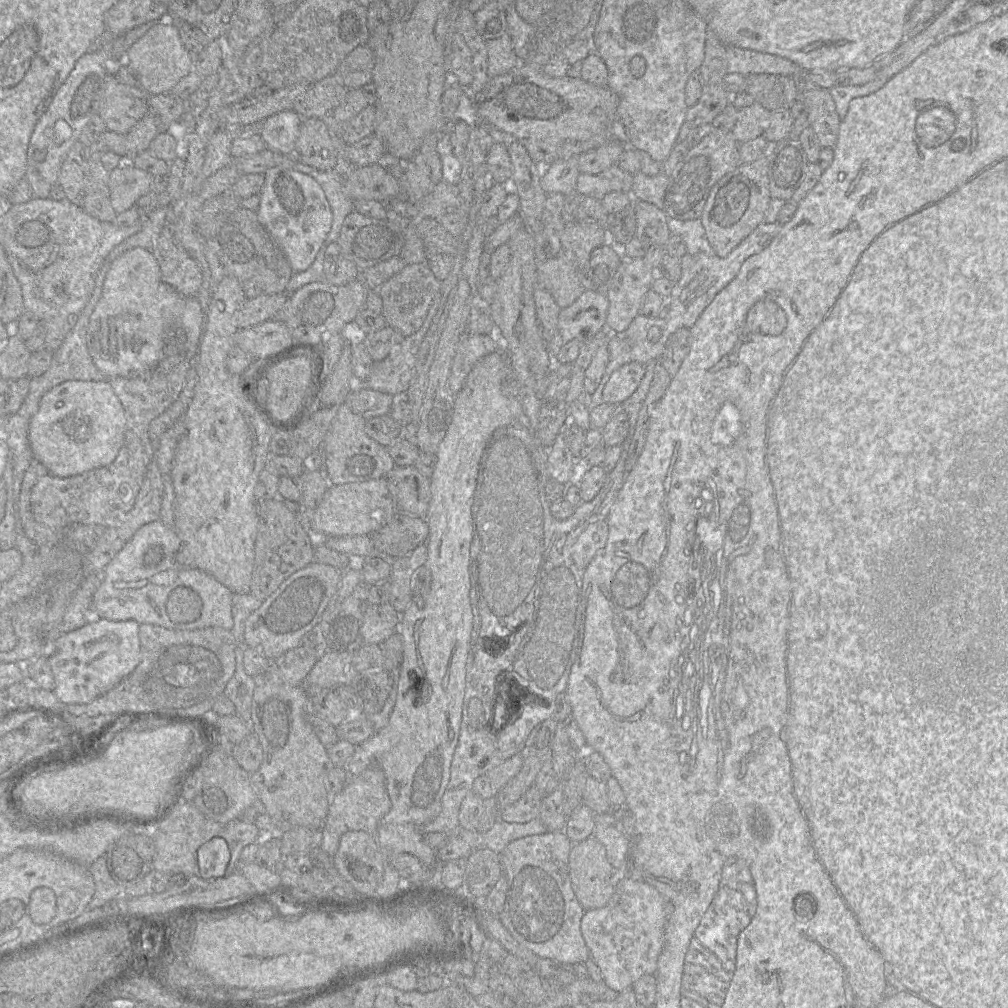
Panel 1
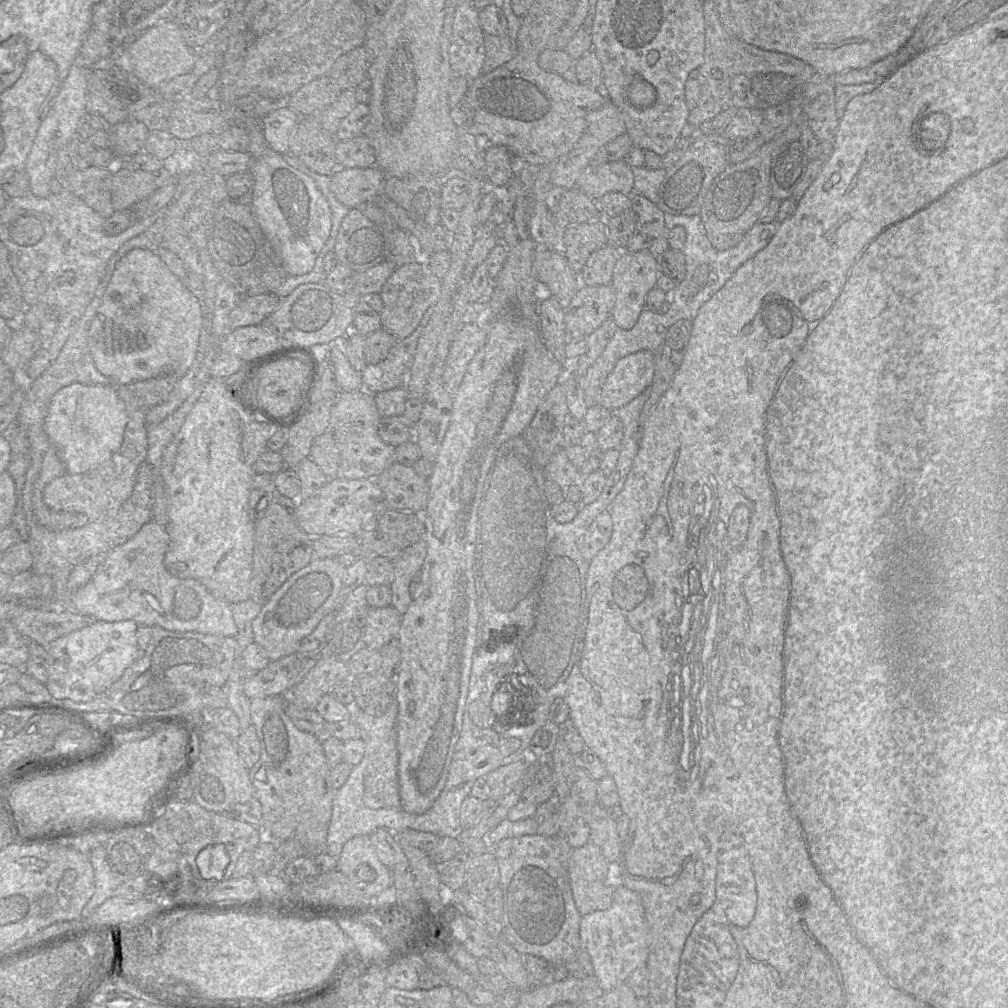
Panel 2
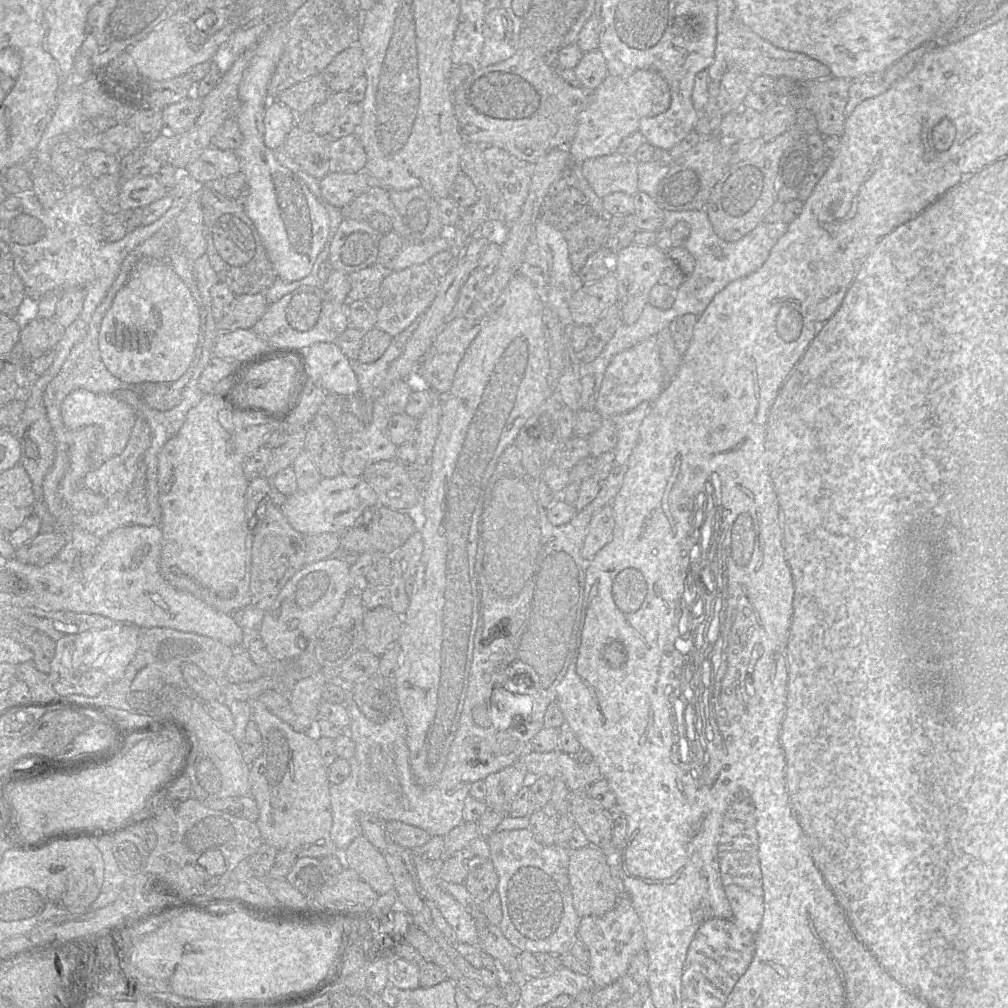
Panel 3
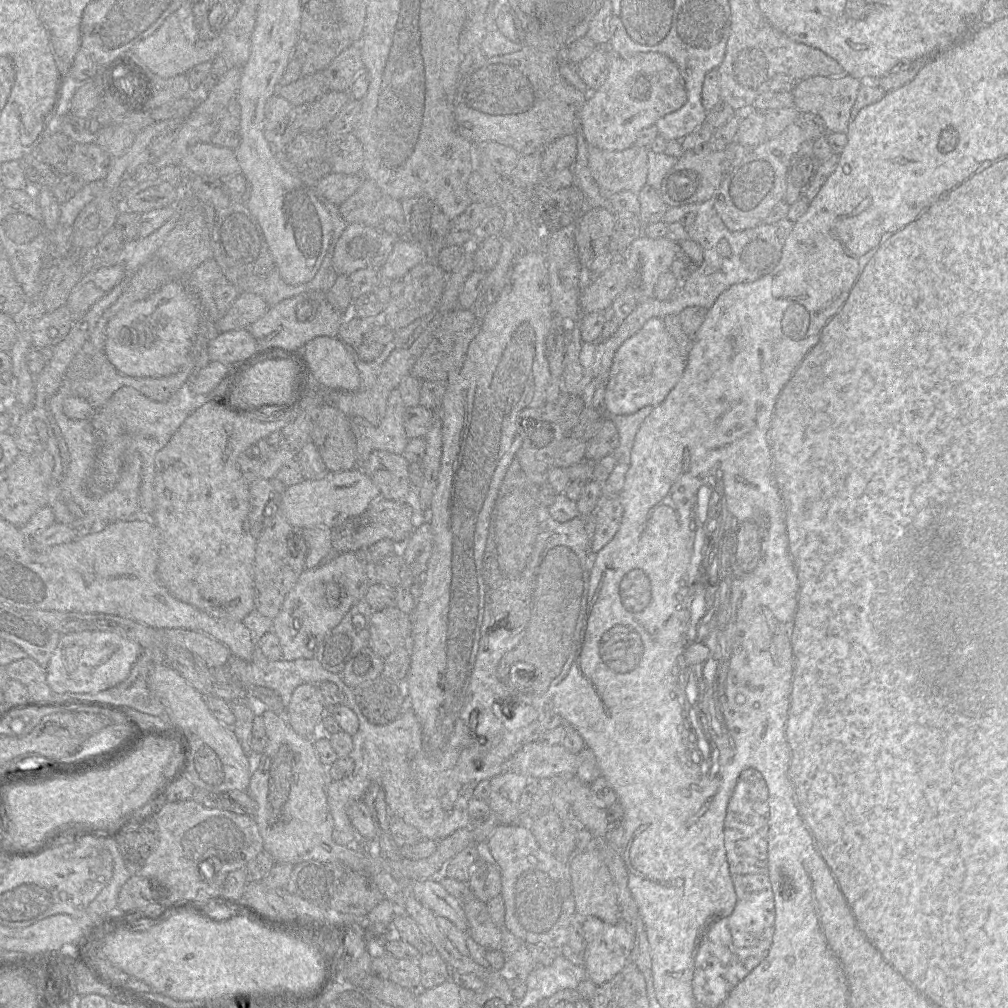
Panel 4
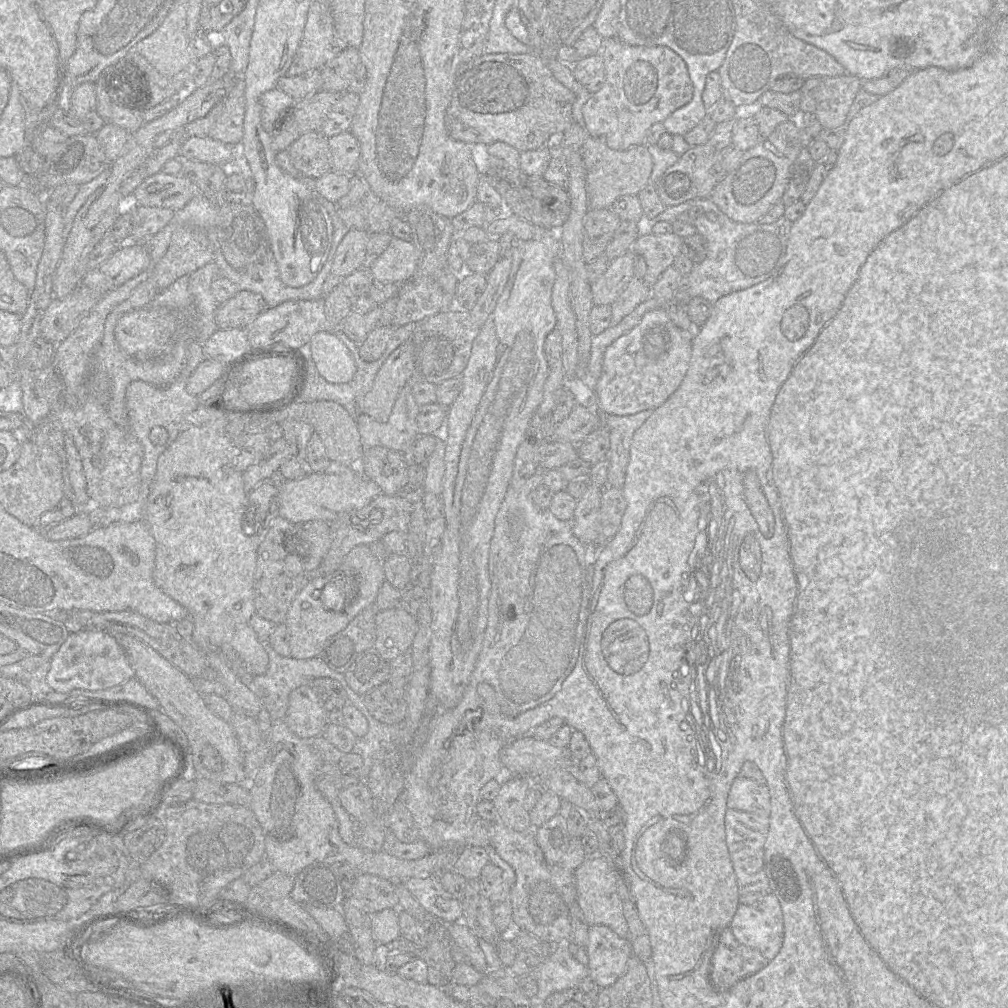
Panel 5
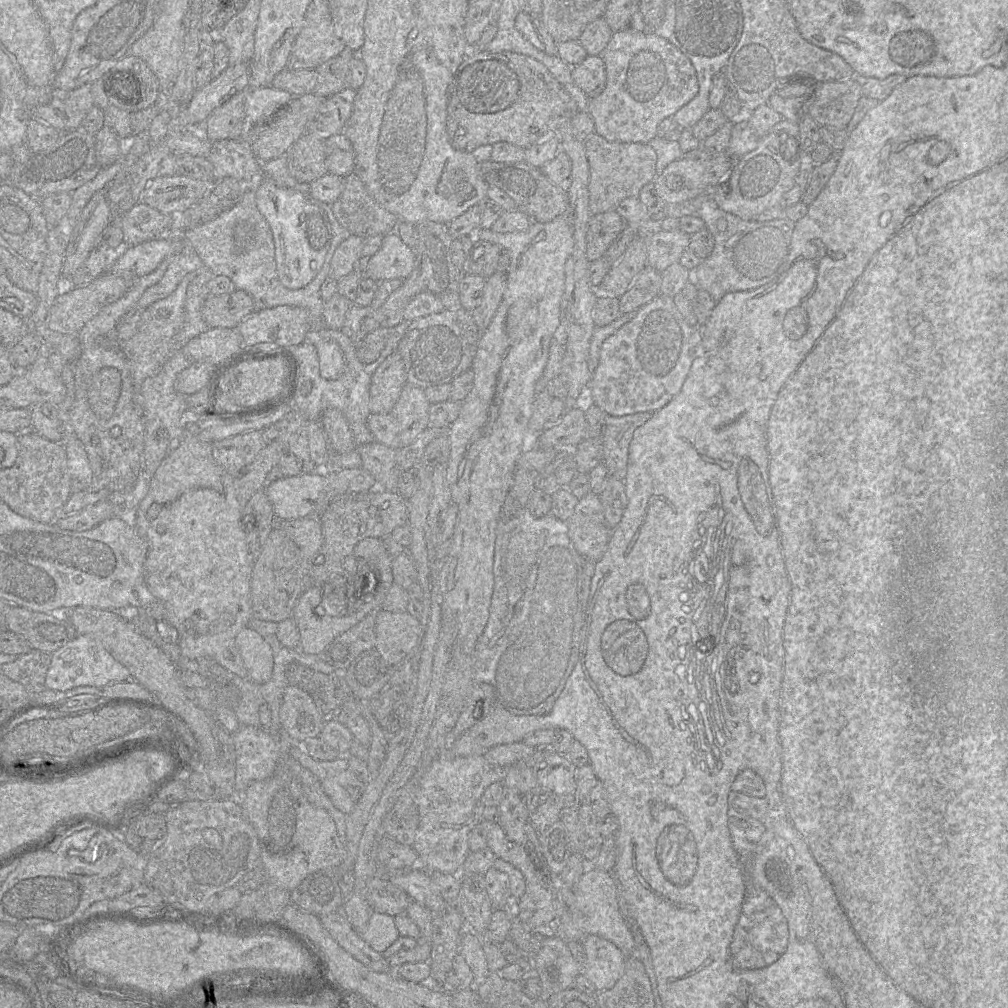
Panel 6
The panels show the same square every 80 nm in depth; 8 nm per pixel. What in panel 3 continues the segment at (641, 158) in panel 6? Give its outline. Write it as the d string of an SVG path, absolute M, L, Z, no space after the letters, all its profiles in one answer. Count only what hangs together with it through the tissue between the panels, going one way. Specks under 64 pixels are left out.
M614 152L588 159L580 166L583 176L601 199L615 192L632 196L639 191L639 162L635 155Z

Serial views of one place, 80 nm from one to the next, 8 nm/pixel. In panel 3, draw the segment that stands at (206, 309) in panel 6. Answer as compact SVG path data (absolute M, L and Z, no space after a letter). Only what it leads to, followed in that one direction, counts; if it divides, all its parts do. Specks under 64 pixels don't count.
M263 293L236 296L226 314L217 322L219 334L237 329L252 329L268 307L269 303Z

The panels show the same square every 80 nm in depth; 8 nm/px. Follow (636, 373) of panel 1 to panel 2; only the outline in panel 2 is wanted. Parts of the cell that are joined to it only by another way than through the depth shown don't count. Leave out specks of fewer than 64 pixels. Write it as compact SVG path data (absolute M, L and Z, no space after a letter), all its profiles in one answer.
M649 350L619 359L603 385L599 405L613 411L632 401L652 384L654 367Z

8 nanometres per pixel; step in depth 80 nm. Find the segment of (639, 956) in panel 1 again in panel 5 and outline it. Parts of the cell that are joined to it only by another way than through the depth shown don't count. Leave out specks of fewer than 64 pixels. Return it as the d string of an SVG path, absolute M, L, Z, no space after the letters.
M603 925L589 927L586 950L588 977L600 989L614 984L624 974L633 955L630 941Z

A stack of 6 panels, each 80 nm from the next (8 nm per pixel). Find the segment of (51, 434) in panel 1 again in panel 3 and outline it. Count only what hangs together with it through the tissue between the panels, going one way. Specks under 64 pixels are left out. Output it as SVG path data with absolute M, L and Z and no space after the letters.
M87 390L71 392L61 404L61 415L68 430L74 431L85 426L97 428L97 441L91 453L91 468L124 450L137 417L134 409L115 395L98 394Z

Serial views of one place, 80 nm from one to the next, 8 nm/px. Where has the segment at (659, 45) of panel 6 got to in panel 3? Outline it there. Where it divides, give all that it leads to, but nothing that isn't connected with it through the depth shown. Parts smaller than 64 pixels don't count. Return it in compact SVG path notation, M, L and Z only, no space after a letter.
M640 69L628 77L607 75L595 90L594 98L580 113L578 129L567 146L572 165L581 165L588 159L616 152L621 142L639 129L642 118L666 111L671 102L667 82L654 70Z

